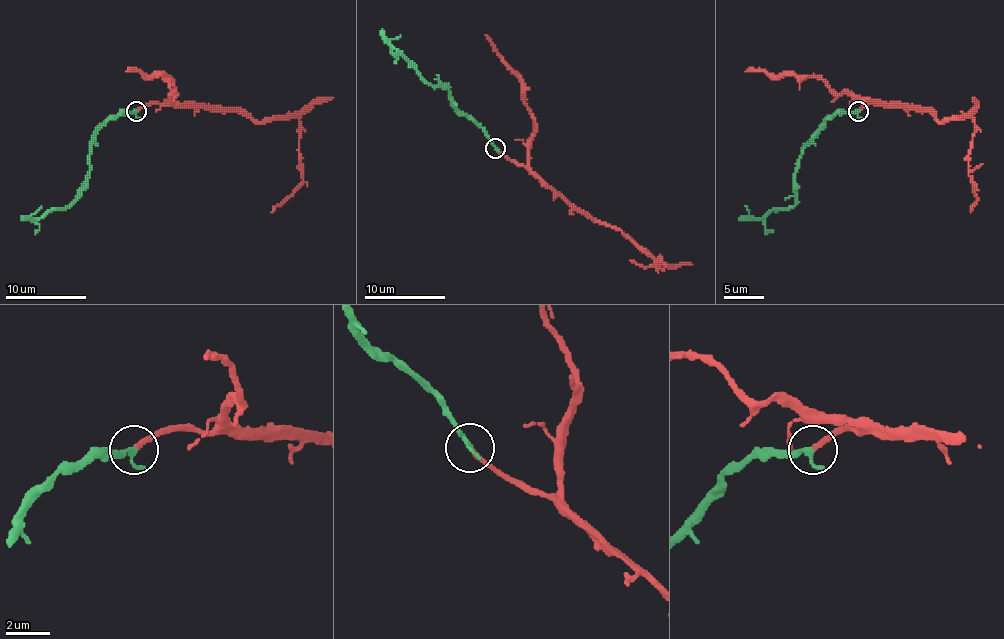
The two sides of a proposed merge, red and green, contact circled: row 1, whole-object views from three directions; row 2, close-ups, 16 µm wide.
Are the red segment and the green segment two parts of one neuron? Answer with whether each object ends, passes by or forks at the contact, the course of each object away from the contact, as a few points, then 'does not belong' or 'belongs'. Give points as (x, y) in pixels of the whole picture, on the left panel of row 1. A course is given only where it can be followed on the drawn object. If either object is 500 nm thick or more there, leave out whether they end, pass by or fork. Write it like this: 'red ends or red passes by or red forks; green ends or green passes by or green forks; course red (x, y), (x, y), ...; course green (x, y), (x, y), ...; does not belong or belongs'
red ends; green passes by; course red (136, 109), (152, 103), (204, 103), (232, 109), (260, 121), (297, 117), (301, 127), (303, 182), (271, 212); course green (136, 111), (122, 111), (98, 131), (87, 186), (69, 206), (51, 208), (39, 218), (31, 218), (41, 206); belongs

